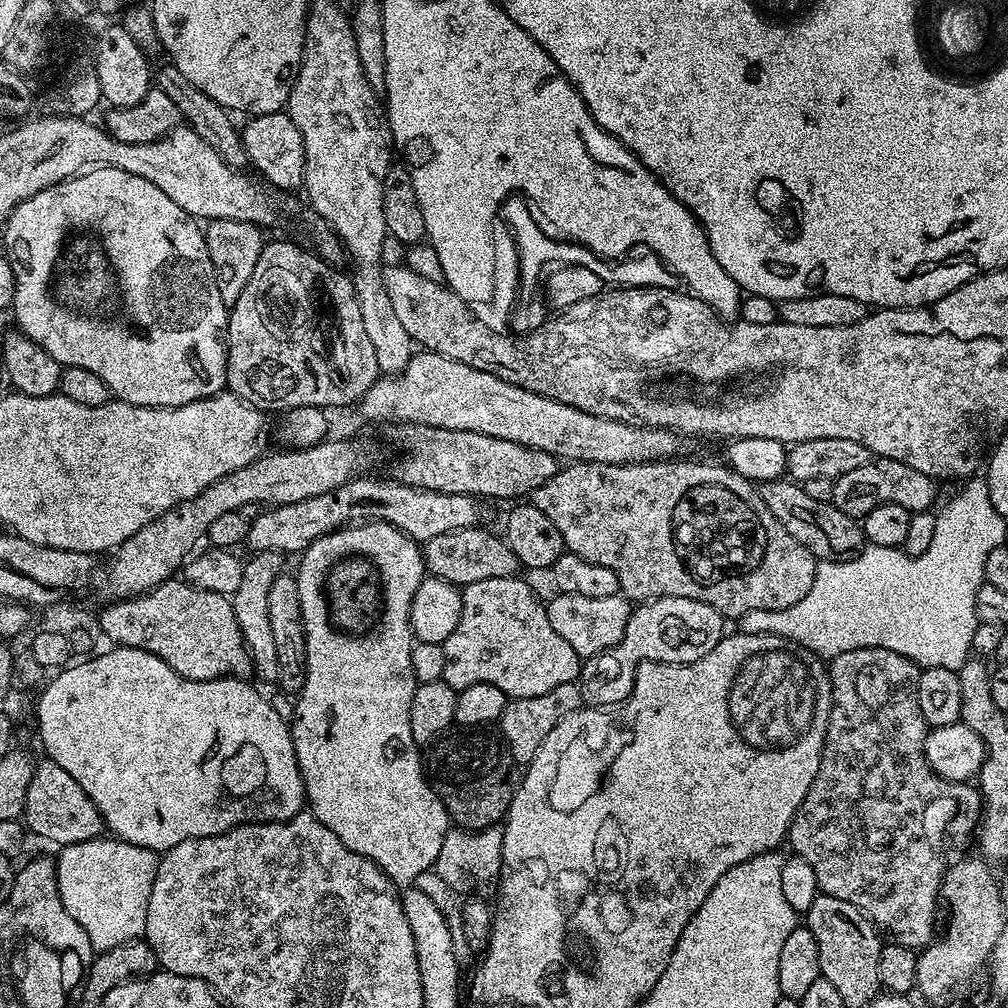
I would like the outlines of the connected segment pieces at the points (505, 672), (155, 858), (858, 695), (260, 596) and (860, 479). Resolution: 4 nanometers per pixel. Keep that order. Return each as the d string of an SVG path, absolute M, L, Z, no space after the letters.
M519 575L506 578L482 578L482 582L470 582L463 585L462 614L458 618L458 626L454 626L454 634L446 638L444 653L443 681L457 692L470 686L489 684L498 686L509 698L534 698L538 694L547 694L557 686L577 683L580 679L582 657L574 654L574 649L550 626L550 618L545 601L536 597L536 592L520 580Z
M115 838L104 839L65 844L59 849L60 856L55 857L62 906L66 906L66 914L86 930L86 938L90 938L96 954L143 937L150 890L160 865L160 856L149 848Z
M859 648L858 650L846 650L846 654L838 654L837 656L831 657L830 667L828 668L828 676L832 679L832 713L828 719L828 733L824 739L824 753L822 754L822 762L820 763L820 773L814 778L814 782L810 786L810 790L806 794L806 798L802 802L802 806L798 806L798 810L794 814L791 826L788 827L788 834L786 837L787 843L790 845L792 843L792 848L799 859L810 862L810 870L814 870L814 878L816 879L817 889L823 895L829 896L830 898L842 898L842 902L850 902L856 908L859 908L873 924L876 925L877 929L881 933L887 934L889 932L891 939L895 943L906 946L913 950L923 950L932 943L934 937L937 935L938 928L936 929L936 904L941 903L940 898L940 883L944 880L944 874L946 871L946 859L944 860L944 847L948 844L948 839L951 836L968 836L977 831L980 817L982 815L982 797L980 794L979 787L973 786L968 782L957 782L954 780L943 780L937 772L930 767L928 764L928 759L924 753L924 743L929 734L928 723L922 718L922 710L918 710L918 694L916 693L916 687L918 686L918 678L920 677L922 669L920 665L915 664L910 658L904 658L902 654L894 654L894 650L886 650L885 648Z
M257 552L249 555L243 561L242 579L238 585L238 590L230 597L234 618L238 618L240 633L244 639L244 645L252 656L252 672L255 679L278 681L278 649L274 647L274 629L270 626L270 614L266 607L270 595L270 586L274 583L274 578L282 571L281 553L279 552Z
M869 459L866 466L858 466L858 470L850 470L850 474L842 474L832 482L832 499L830 503L851 516L862 518L874 506L893 504L902 506L907 512L927 512L936 500L937 481L931 476L922 474L922 470L914 470L914 466L906 466L906 462Z

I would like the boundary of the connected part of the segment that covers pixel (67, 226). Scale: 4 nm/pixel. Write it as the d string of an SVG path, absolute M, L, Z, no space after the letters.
M99 168L90 174L75 176L54 186L46 186L46 190L38 190L38 194L26 198L26 202L22 202L8 215L2 228L2 252L13 267L16 283L10 315L16 319L15 327L38 346L42 346L42 350L46 350L50 358L57 360L64 368L81 368L90 370L90 374L98 374L98 378L106 382L109 393L115 399L124 400L134 406L177 408L225 391L228 379L226 333L229 305L224 304L218 294L218 282L214 266L208 257L201 225L188 216L182 206L170 202L170 198L166 198L166 194L162 194L162 190L154 186L154 182L146 182L146 178L138 178L138 174L126 174L126 170Z

